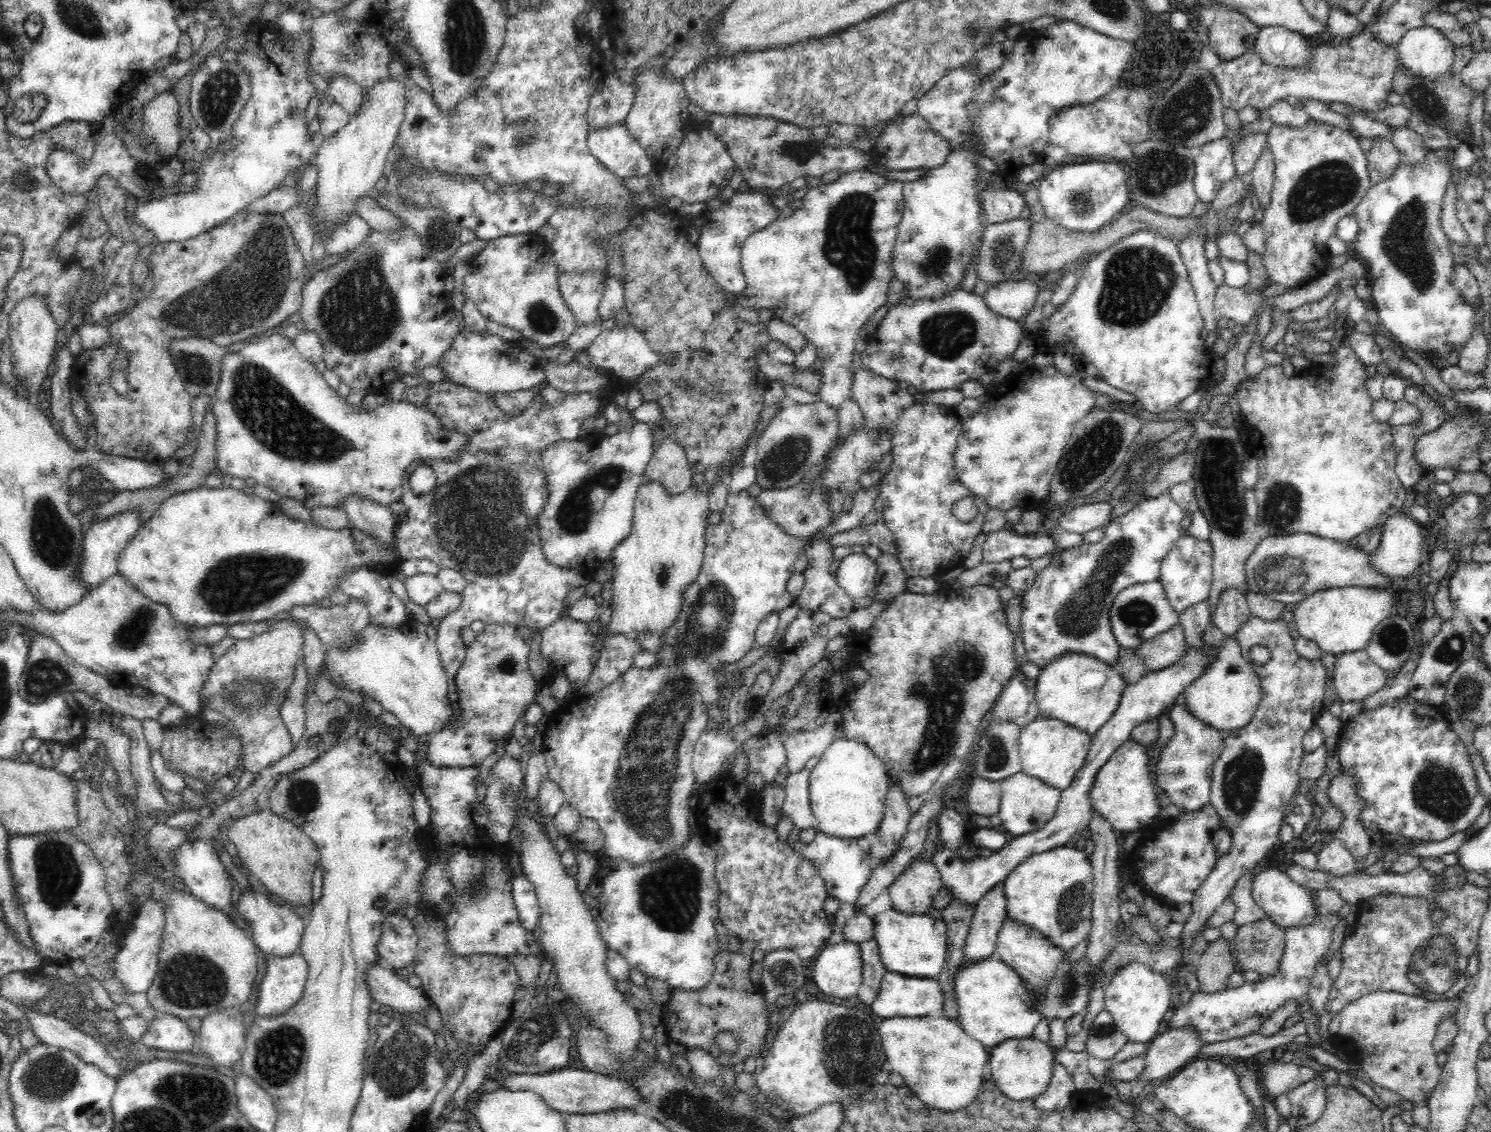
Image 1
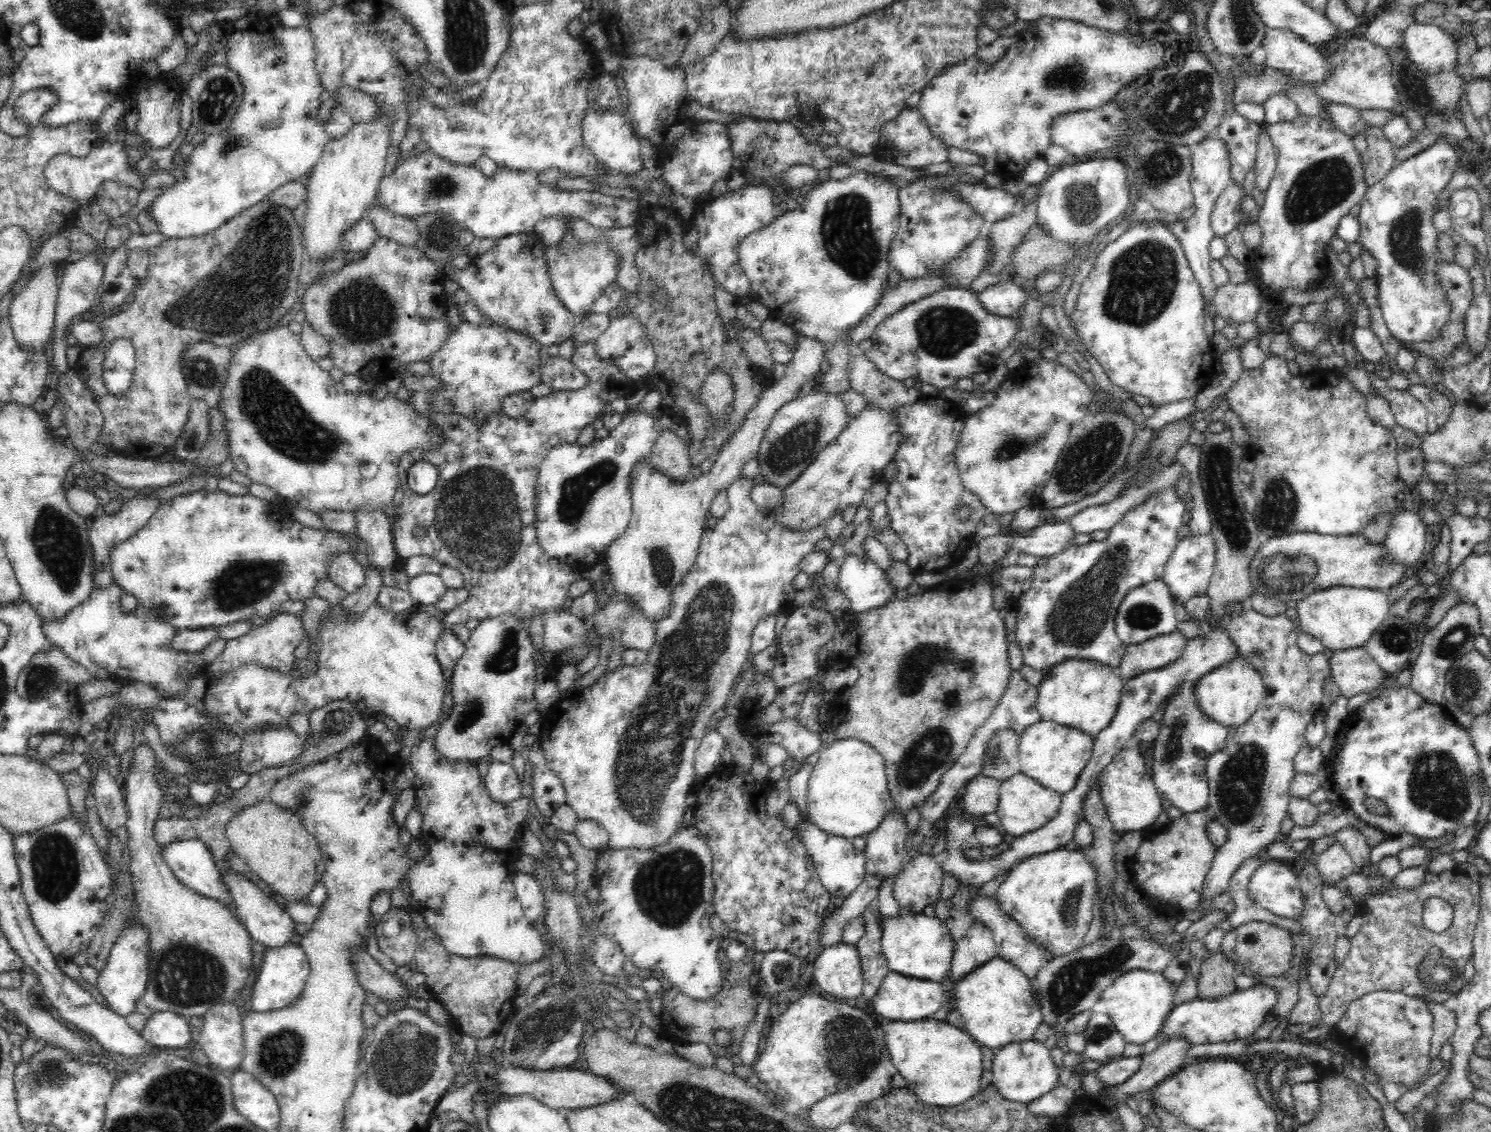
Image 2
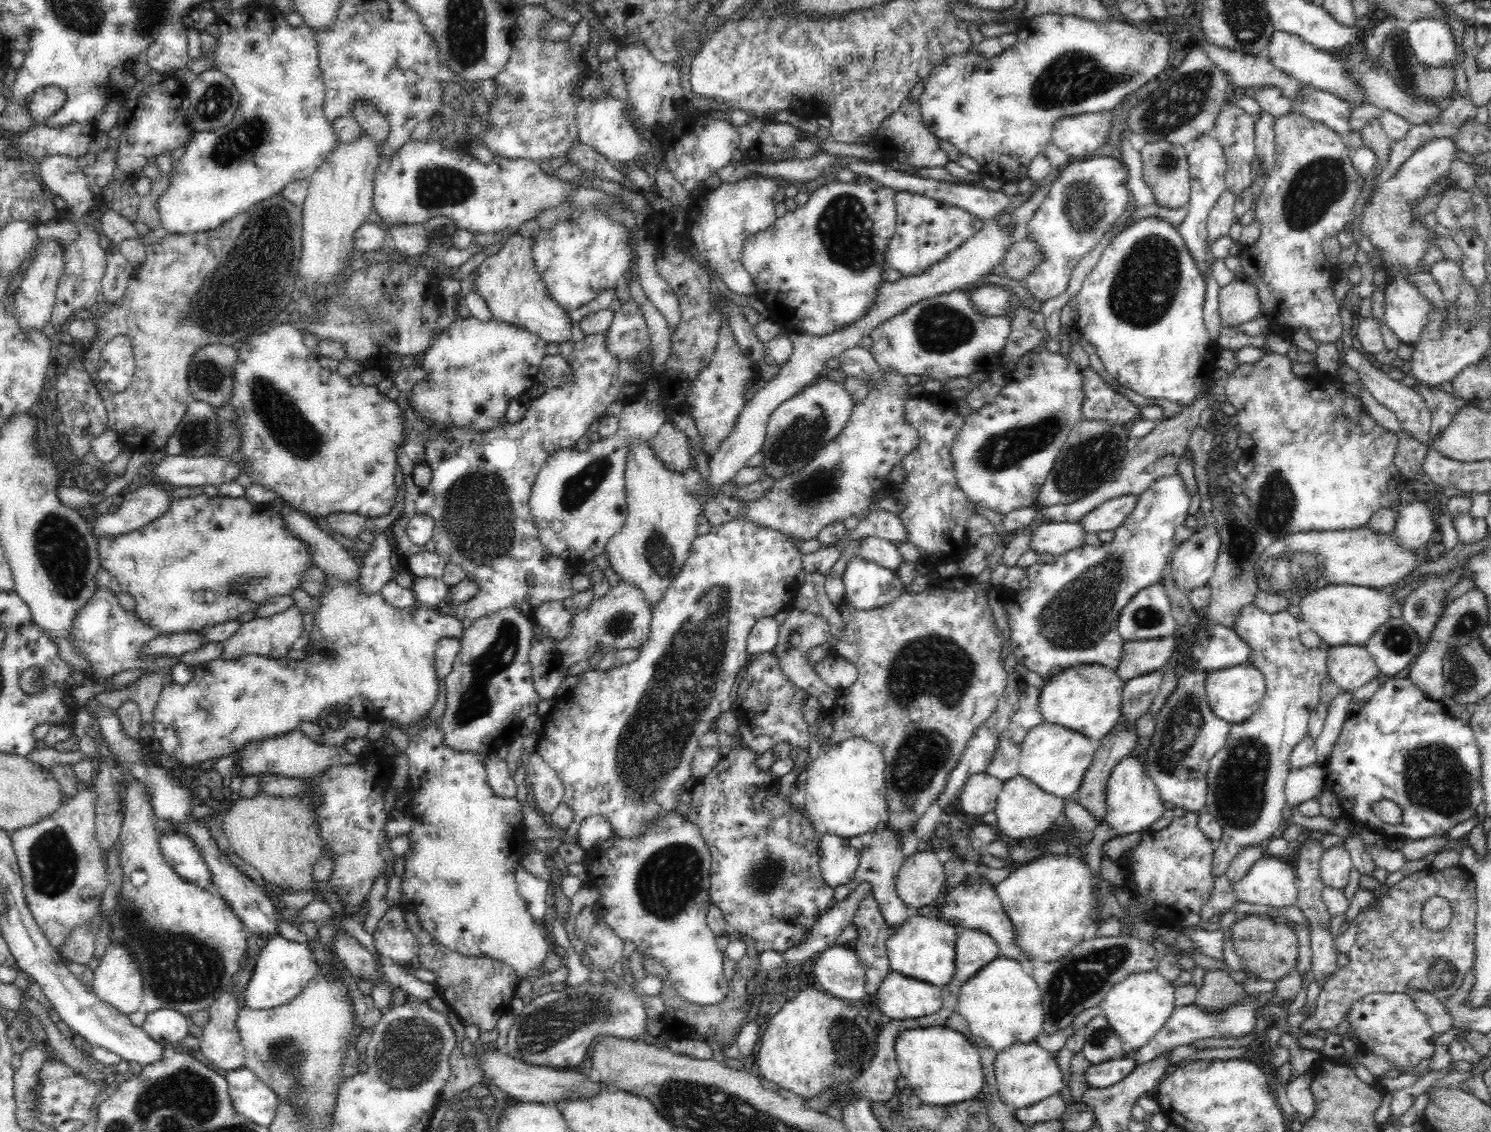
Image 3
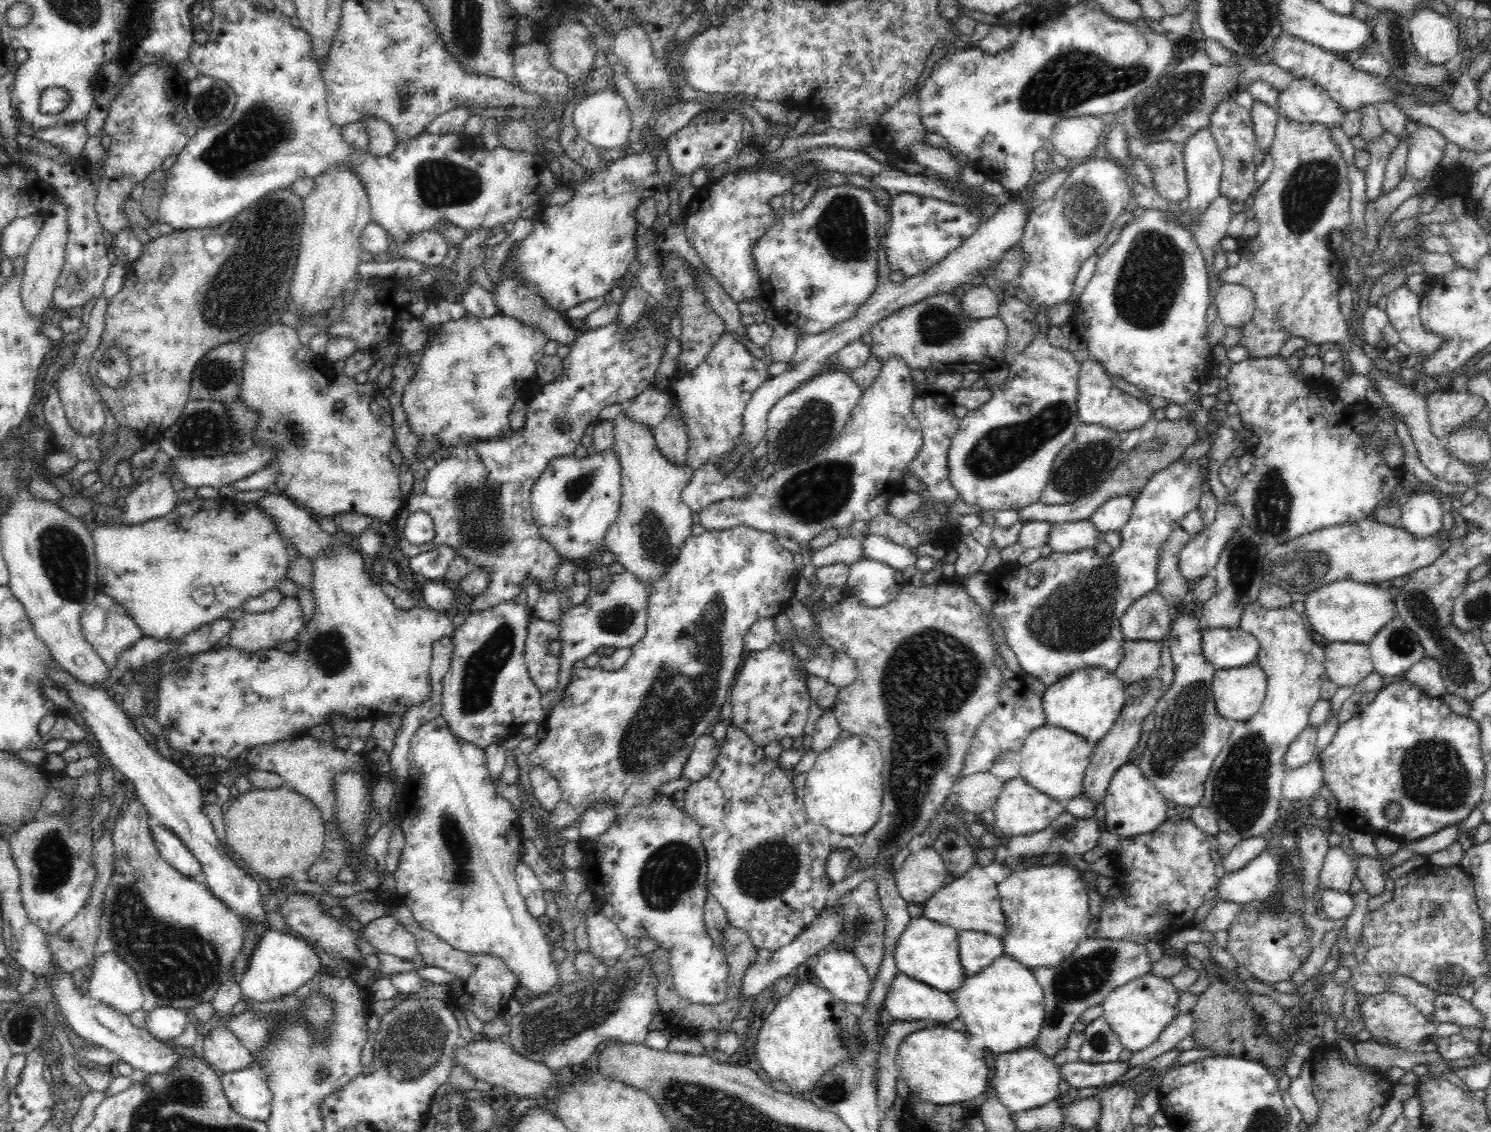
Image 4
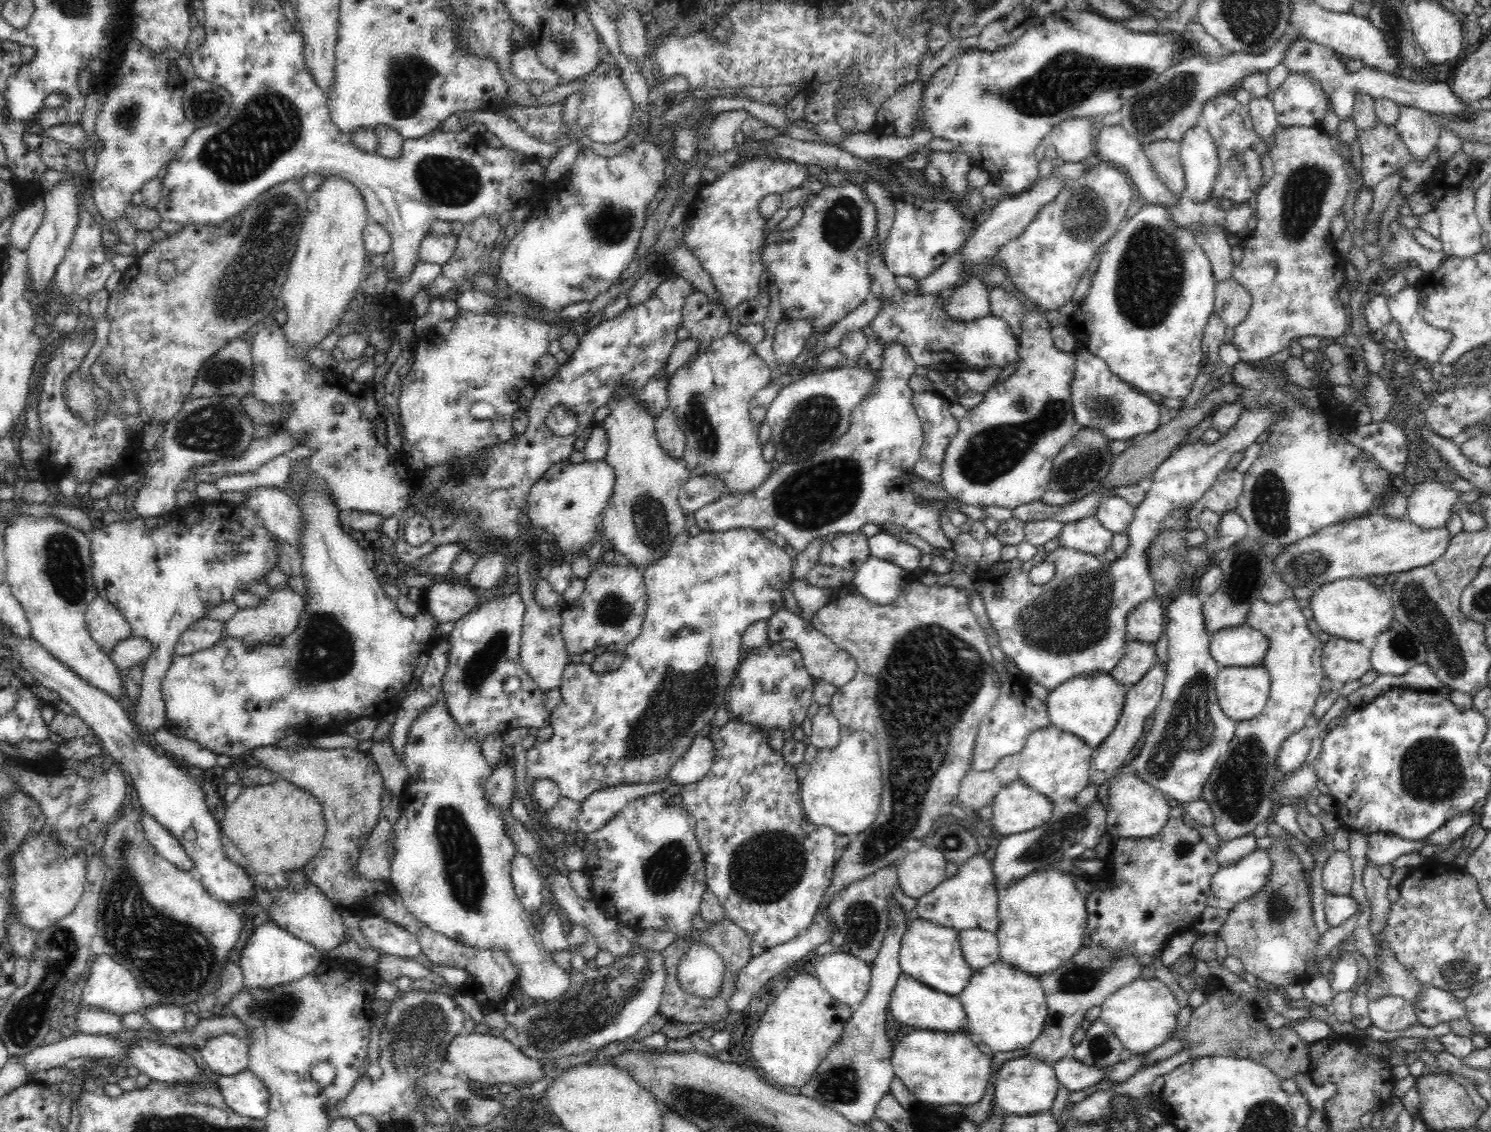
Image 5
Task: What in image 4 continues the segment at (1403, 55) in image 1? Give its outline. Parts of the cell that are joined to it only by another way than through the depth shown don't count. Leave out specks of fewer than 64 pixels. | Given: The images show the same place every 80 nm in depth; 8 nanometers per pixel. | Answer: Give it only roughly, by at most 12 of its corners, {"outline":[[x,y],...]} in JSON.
{"outline":[[1426,7],[1409,18],[1420,58],[1444,65],[1458,54],[1458,22]]}

